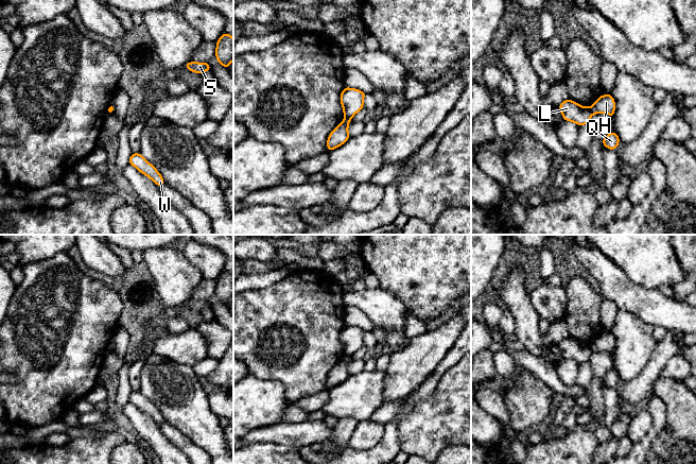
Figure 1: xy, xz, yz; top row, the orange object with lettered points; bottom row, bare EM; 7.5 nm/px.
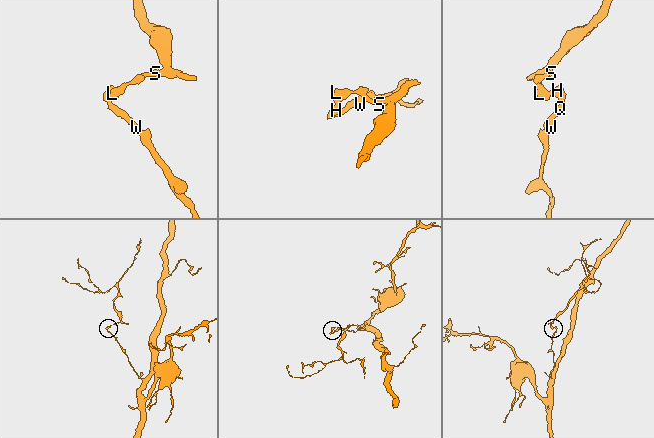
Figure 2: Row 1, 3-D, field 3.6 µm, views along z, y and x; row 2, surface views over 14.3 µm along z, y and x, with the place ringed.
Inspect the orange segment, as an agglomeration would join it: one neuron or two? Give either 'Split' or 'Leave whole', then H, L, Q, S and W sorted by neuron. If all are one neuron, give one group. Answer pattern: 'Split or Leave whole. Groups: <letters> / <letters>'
Split. Groups: H Q W / L S

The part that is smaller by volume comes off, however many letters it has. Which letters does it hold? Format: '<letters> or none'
L, S

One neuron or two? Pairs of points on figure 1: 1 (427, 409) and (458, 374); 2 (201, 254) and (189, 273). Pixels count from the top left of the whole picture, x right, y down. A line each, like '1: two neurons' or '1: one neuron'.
1: one neuron
2: two neurons

